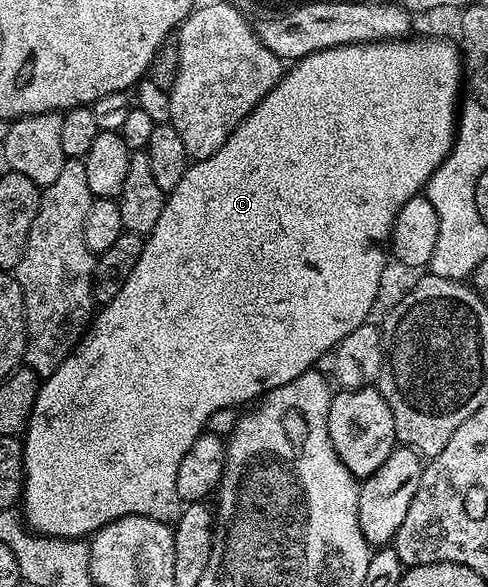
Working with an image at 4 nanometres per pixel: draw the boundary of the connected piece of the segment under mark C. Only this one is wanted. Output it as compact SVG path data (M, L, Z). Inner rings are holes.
M412 35L407 39L397 39L395 41L363 41L357 45L339 45L301 57L285 72L283 79L264 96L262 103L258 103L258 107L254 107L250 111L250 115L246 115L246 119L242 119L242 123L238 123L238 127L232 132L230 139L226 139L226 143L222 143L222 147L218 147L218 151L214 151L214 155L210 155L204 161L189 164L186 175L182 175L178 187L174 187L171 193L167 194L162 207L162 215L158 215L158 223L153 227L152 232L147 234L144 250L138 259L138 267L134 267L134 271L130 271L130 279L126 279L126 283L122 283L122 291L118 291L118 295L114 295L114 299L107 301L101 308L104 309L101 313L99 310L93 316L84 336L80 338L80 342L76 344L72 354L58 367L58 371L54 371L50 376L43 378L38 395L34 399L34 411L28 420L28 428L22 434L24 447L24 487L22 490L22 506L24 505L24 509L22 508L22 517L31 532L46 537L84 539L99 531L105 520L111 517L142 515L143 517L152 517L155 521L177 522L182 512L181 500L178 495L178 463L182 463L182 455L186 455L186 451L190 451L190 447L194 447L194 439L198 439L200 434L207 430L210 415L214 415L214 411L218 411L222 407L230 407L231 405L247 406L249 403L263 397L271 389L277 389L294 379L298 379L298 375L309 372L315 366L312 365L315 361L322 360L324 356L325 360L335 350L339 341L346 339L346 335L350 335L350 331L366 324L371 318L368 316L371 315L372 308L376 305L376 296L380 293L380 284L384 281L384 268L387 267L388 261L390 262L388 248L392 240L392 228L396 222L396 216L411 197L417 196L427 186L428 180L434 175L434 171L444 162L446 155L452 150L452 143L456 139L458 106L462 101L462 96L460 97L460 89L462 93L462 53L453 42L452 45L448 41L439 41L436 37L415 37L415 35Z

